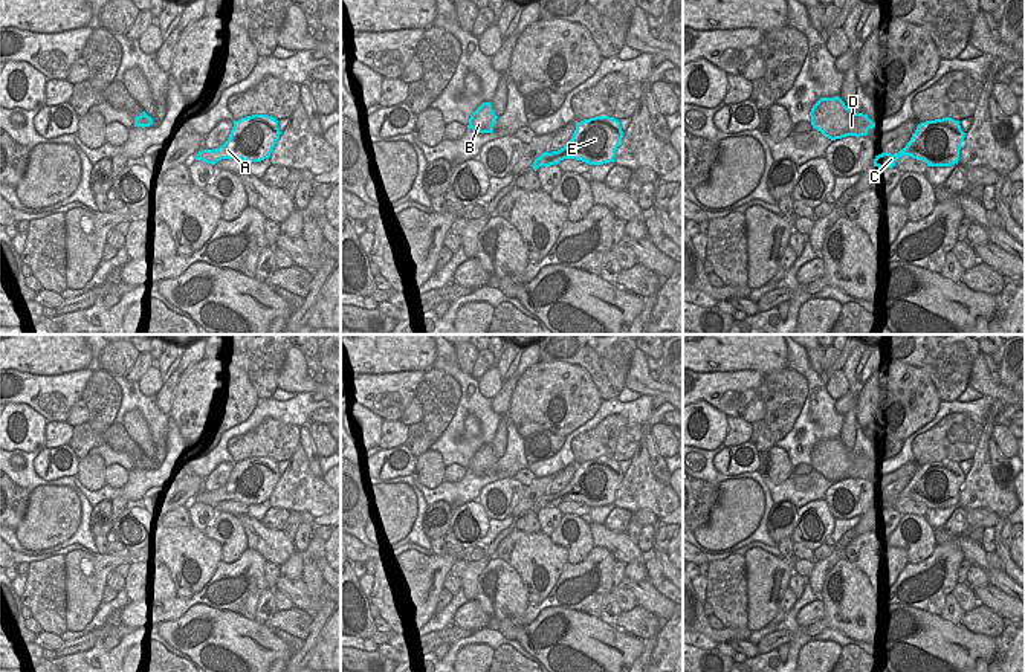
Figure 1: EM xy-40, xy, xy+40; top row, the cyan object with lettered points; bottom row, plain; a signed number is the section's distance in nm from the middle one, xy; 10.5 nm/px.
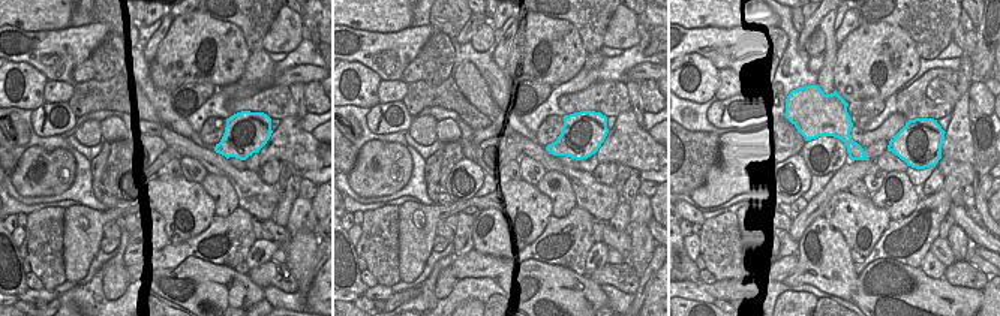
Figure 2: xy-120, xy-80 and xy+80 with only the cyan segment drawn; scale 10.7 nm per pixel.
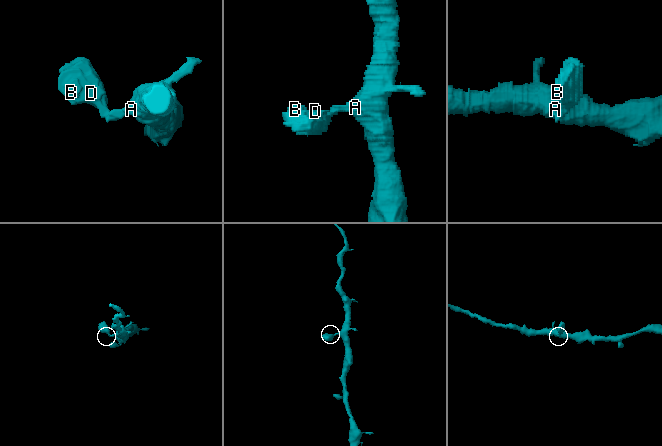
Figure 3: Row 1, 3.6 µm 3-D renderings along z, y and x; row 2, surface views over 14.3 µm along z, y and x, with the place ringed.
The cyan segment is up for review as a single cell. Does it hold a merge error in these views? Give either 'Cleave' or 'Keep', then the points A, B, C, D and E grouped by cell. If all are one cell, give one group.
Keep. Groups: A B C D E

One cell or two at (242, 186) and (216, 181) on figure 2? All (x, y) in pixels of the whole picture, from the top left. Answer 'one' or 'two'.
two

